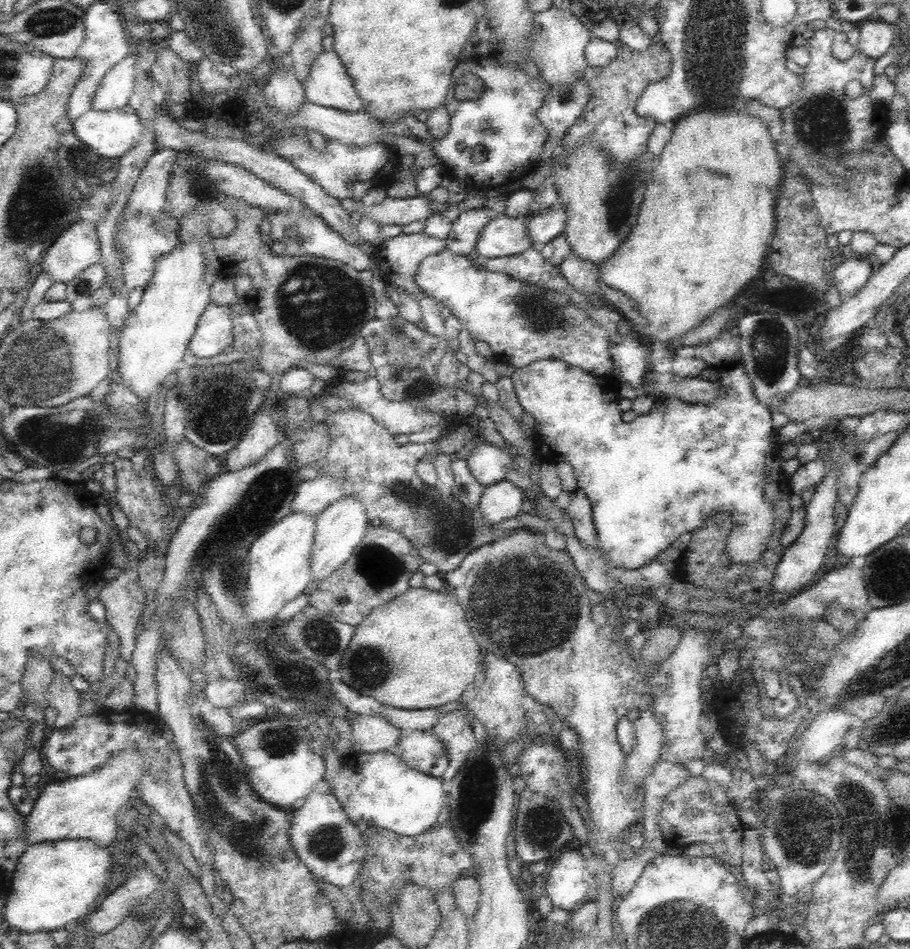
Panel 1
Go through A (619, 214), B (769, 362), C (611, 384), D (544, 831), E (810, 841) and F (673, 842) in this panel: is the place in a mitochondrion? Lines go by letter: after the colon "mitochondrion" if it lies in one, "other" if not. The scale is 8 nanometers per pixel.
A: mitochondrion
B: mitochondrion
C: other
D: mitochondrion
E: mitochondrion
F: other

